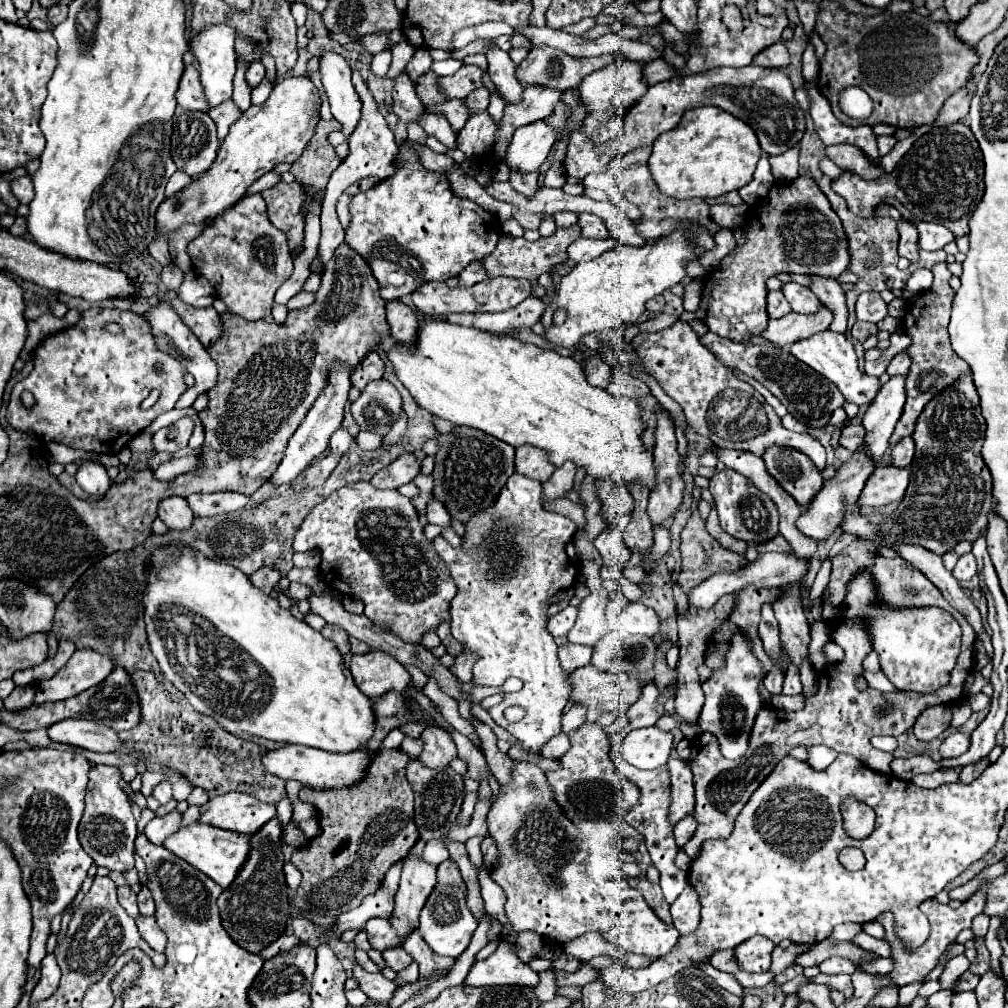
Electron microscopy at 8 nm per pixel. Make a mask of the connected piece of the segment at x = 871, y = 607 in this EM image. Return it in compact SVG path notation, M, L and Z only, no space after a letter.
M870 570L852 578L848 594L844 596L844 618L866 616L866 628L870 635L872 650L880 658L880 668L898 690L934 692L948 684L950 670L960 654L960 624L942 608L890 609L877 603L876 582L872 582Z

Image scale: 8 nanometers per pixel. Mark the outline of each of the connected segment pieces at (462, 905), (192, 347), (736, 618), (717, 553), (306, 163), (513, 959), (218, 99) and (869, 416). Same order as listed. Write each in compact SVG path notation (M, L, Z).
M436 884L436 890L432 890L432 898L428 898L428 902L420 912L420 932L422 932L422 938L428 942L428 946L440 956L458 958L468 948L476 926L478 926L478 920L468 908L466 888Z
M160 300L156 306L152 306L152 308L144 314L144 320L150 324L152 334L154 334L154 340L156 340L156 344L160 346L160 350L164 350L166 354L172 354L172 356L174 356L178 362L182 362L184 368L194 376L196 384L194 384L192 388L188 388L188 390L180 396L180 400L176 402L176 408L180 408L180 410L190 408L190 406L194 404L194 400L196 400L198 394L208 392L208 390L216 384L216 376L218 376L216 364L214 364L212 358L208 356L206 348L200 346L200 340L192 334L192 330L188 330L188 326L180 320L180 316L176 314L176 310L170 306L170 302Z
M744 588L738 592L736 602L734 602L734 610L728 616L728 622L734 622L752 638L756 656L764 664L764 674L770 670L770 658L764 656L764 648L762 648L762 642L758 636L760 608L766 602L772 604L776 598L778 598L778 588Z
M694 512L682 530L682 572L678 578L678 584L684 588L684 592L690 592L698 582L708 578L710 574L718 570L732 570L740 564L744 564L744 556L730 552L714 540L708 530L704 528L704 522L698 512Z
M322 120L316 124L316 132L310 138L304 154L292 164L290 172L294 174L296 182L302 184L306 192L306 200L302 204L304 214L310 210L316 196L324 196L326 184L330 180L330 174L340 166L340 158L334 152L334 146L328 142L328 134L340 130L340 124L332 120Z
M500 940L498 950L486 958L476 960L464 980L468 986L504 986L504 984L520 984L520 986L538 986L538 974L530 970L512 950L510 942Z
M212 24L190 38L190 50L200 64L200 80L204 86L206 100L212 108L232 96L232 78L236 74L236 60L238 60L234 42L236 42L236 30L226 24Z
M892 376L876 394L872 404L868 406L864 414L864 428L866 428L866 438L860 446L860 450L868 452L868 458L872 458L874 464L882 462L884 452L890 446L890 436L900 420L902 408L904 408L906 392L904 392L904 378L902 376Z

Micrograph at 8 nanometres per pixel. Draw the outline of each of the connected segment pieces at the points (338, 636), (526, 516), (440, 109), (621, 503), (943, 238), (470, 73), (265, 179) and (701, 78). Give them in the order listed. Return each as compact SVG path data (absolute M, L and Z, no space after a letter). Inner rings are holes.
M324 626L324 628L322 628L322 636L328 638L328 640L332 640L342 654L348 654L348 652L350 652L350 636L348 636L342 628Z
M514 472L508 478L504 490L500 490L500 494L496 496L496 502L492 502L488 510L472 516L464 526L466 532L462 536L462 546L458 548L450 546L450 542L442 534L434 538L436 552L446 562L458 588L456 600L452 600L450 606L452 636L462 644L464 650L478 656L472 668L476 684L502 686L510 676L516 676L524 682L520 692L502 692L502 704L490 708L488 714L498 726L516 736L522 748L538 752L546 740L560 734L560 718L570 694L568 674L560 668L556 656L558 646L546 628L546 610L550 598L560 590L568 590L580 574L580 556L572 538L576 534L576 524L562 514L546 512L540 506L540 484ZM508 706L522 706L526 710L526 716L518 724L510 724L504 718L504 710Z
M452 100L452 102L444 102L444 104L434 104L434 106L428 106L426 110L432 110L434 114L444 114L448 118L448 122L452 126L456 126L456 130L462 130L464 122L470 116L468 106L466 106L464 100Z
M596 482L596 488L598 488L598 496L604 504L602 514L606 516L608 522L620 518L622 514L626 514L628 510L634 508L634 500L624 490L624 486L616 486L616 482Z
M918 222L916 224L918 228L918 246L922 250L940 250L944 248L948 242L954 240L954 234L946 228L946 226L940 226L936 222Z
M462 66L456 74L438 78L438 88L446 100L466 98L472 90L480 88L480 68L478 66Z
M274 170L272 172L268 172L268 174L264 174L257 181L254 182L248 188L247 194L254 194L254 192L262 192L262 190L266 190L266 188L270 188L270 186L274 186L276 182L280 182L280 174L276 174Z
M754 64L744 68L722 66L716 70L704 70L704 74L674 76L672 80L664 80L664 82L658 82L656 86L650 86L644 98L640 98L640 102L628 108L624 118L624 130L610 142L604 142L604 144L592 142L592 138L584 134L584 122L580 122L568 134L566 156L564 156L566 174L582 180L590 172L606 172L612 160L636 148L652 146L652 142L662 132L676 128L684 112L706 104L718 106L734 114L736 118L744 120L748 126L752 126L752 130L760 140L762 150L770 156L778 156L794 148L800 142L806 128L804 110L798 106L794 98L794 88L786 74L774 68L760 68Z

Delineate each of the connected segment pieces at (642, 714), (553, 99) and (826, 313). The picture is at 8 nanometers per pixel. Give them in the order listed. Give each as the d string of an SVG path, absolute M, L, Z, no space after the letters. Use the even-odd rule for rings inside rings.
M656 682L646 684L640 698L638 698L638 702L632 704L632 708L626 712L626 716L616 718L616 722L606 728L612 746L616 746L622 740L624 734L628 734L636 728L656 724L656 720L664 714L664 708L656 706L656 698L658 698L658 684Z
M526 86L524 100L520 104L508 104L504 108L504 118L498 124L496 142L492 146L494 156L488 156L486 162L504 162L506 148L512 140L512 134L516 128L526 126L536 120L544 120L552 114L554 106L558 104L562 92L560 90L548 90L548 86Z
M820 304L820 310L816 310L816 314L790 312L784 318L770 320L770 324L762 332L762 336L778 346L788 346L796 340L802 340L816 332L826 330L830 326L830 322L832 322L832 310L828 310L828 306L824 306L824 304Z

